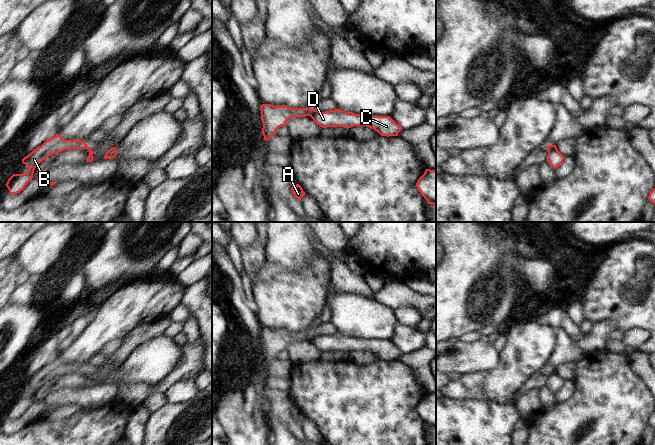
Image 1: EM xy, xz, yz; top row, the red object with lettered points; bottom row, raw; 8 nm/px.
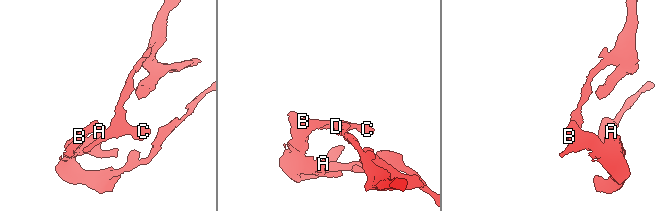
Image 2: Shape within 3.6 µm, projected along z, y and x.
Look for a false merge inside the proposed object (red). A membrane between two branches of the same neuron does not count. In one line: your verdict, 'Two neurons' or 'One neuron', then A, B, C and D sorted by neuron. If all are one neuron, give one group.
Two neurons. Groups: A B / C D

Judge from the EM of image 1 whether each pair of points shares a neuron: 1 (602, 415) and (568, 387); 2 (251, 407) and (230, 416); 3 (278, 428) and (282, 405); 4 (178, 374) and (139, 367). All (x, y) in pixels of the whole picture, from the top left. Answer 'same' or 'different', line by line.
1: different
2: different
3: different
4: different

